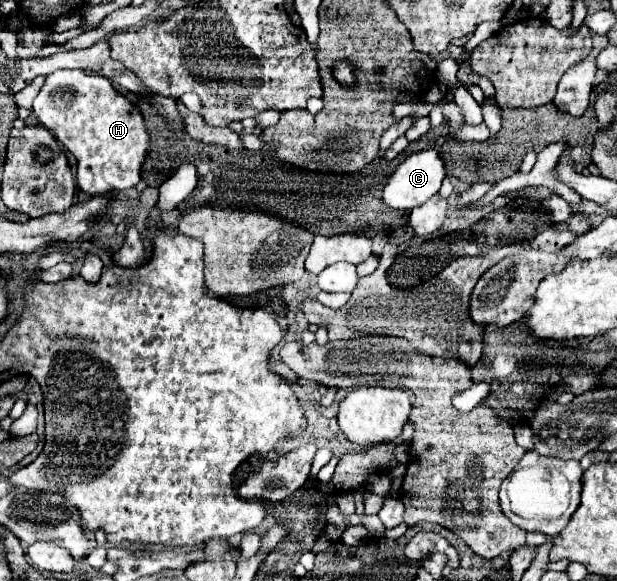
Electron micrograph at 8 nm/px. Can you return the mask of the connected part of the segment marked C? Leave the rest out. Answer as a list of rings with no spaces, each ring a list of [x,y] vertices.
[[[433,150],[411,154],[383,188],[383,202],[393,210],[413,210],[439,192],[445,176],[445,164]]]

